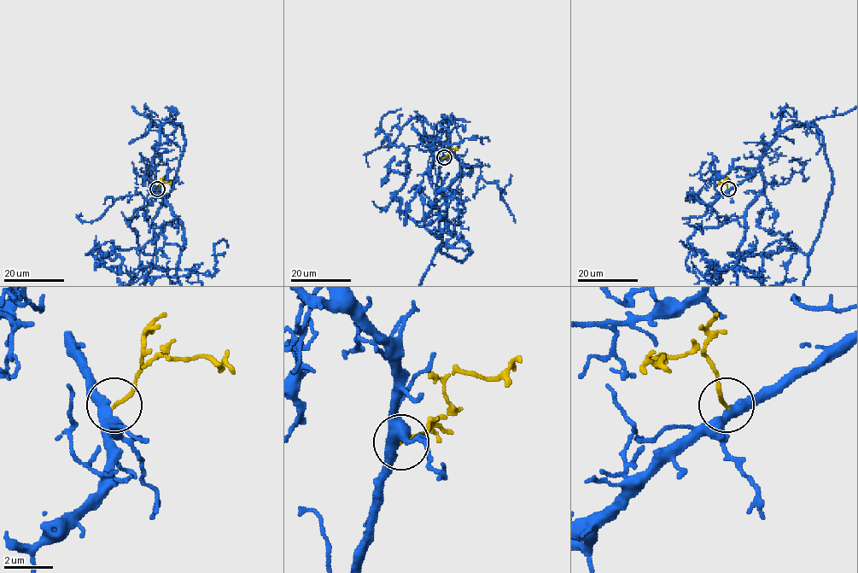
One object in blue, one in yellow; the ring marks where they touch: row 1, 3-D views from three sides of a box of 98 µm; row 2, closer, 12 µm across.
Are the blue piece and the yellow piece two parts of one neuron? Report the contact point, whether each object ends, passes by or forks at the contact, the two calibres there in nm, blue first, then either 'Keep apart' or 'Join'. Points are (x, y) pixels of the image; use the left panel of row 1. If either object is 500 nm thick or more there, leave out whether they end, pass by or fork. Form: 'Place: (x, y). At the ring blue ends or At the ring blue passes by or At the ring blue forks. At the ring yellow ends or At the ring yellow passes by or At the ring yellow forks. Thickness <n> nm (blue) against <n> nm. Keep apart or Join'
Place: (157, 189). At the ring blue passes by. At the ring yellow ends. Thickness 420 nm (blue) against 130 nm. Keep apart

